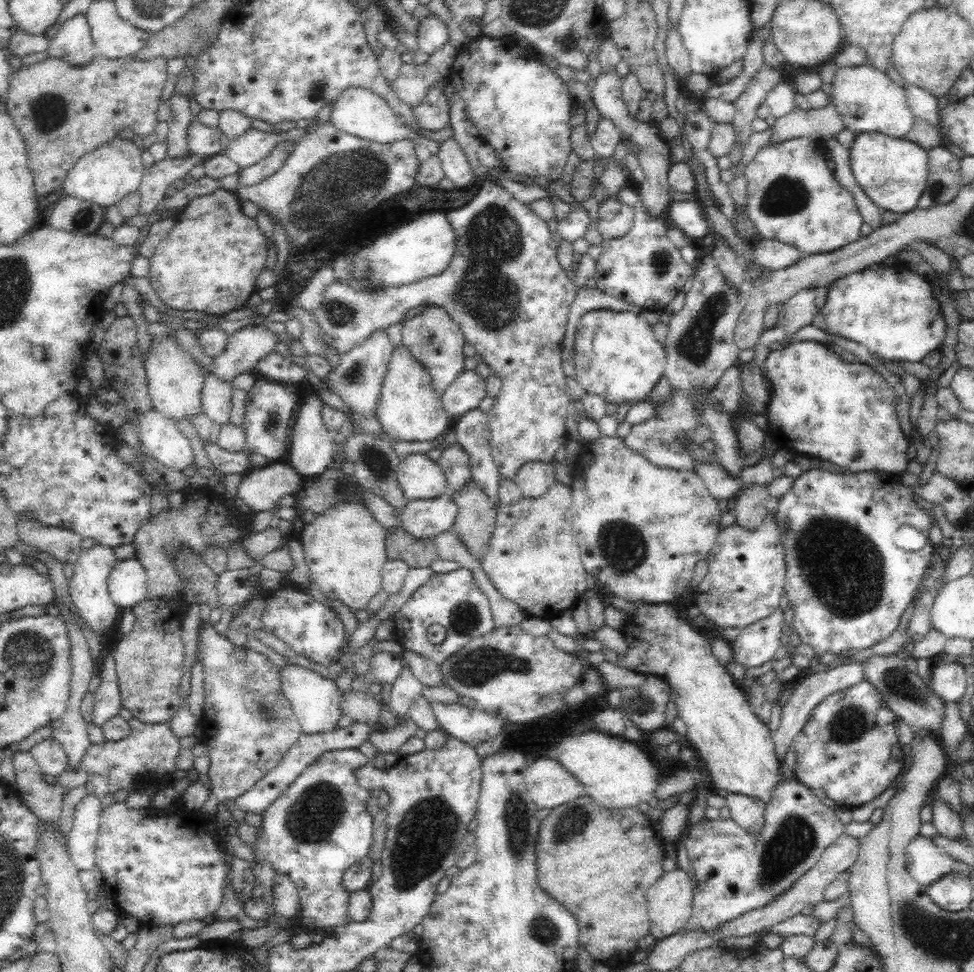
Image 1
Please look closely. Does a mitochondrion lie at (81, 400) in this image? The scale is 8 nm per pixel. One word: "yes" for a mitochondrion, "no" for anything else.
no

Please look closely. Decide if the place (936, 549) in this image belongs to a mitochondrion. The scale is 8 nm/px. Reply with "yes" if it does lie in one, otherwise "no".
no

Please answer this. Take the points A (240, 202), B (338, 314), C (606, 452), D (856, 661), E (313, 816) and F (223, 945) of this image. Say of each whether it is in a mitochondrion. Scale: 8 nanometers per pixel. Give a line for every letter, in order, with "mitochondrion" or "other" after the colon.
A: other
B: mitochondrion
C: other
D: other
E: mitochondrion
F: other

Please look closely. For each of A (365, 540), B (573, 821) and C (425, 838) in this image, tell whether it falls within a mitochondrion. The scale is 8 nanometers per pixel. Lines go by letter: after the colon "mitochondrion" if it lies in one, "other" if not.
A: other
B: mitochondrion
C: mitochondrion

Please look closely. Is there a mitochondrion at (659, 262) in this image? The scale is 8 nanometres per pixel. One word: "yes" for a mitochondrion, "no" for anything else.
yes

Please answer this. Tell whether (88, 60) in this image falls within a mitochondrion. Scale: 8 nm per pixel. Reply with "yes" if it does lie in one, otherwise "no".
no

